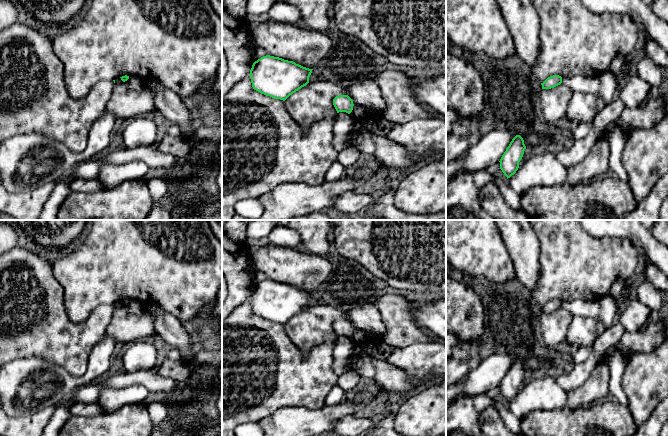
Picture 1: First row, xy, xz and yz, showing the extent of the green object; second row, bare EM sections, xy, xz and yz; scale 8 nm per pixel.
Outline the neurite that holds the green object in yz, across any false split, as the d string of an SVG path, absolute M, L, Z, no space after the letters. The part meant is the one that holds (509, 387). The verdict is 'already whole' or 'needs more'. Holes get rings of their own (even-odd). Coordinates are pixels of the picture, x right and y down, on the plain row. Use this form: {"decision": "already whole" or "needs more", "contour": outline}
{"decision": "already whole", "contour": "M516 359L509 370L506 372L506 375L500 383L500 393L504 399L510 402L516 397L519 392L519 386L523 381L526 370L524 364L520 359Z"}

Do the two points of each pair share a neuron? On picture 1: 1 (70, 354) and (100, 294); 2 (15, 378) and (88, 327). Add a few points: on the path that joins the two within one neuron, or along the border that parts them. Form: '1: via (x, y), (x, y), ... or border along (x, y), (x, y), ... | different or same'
1: border along (112, 304), (97, 306), (83, 321), (68, 318) | different
2: border along (19, 358), (42, 357), (55, 362), (64, 369) | different

